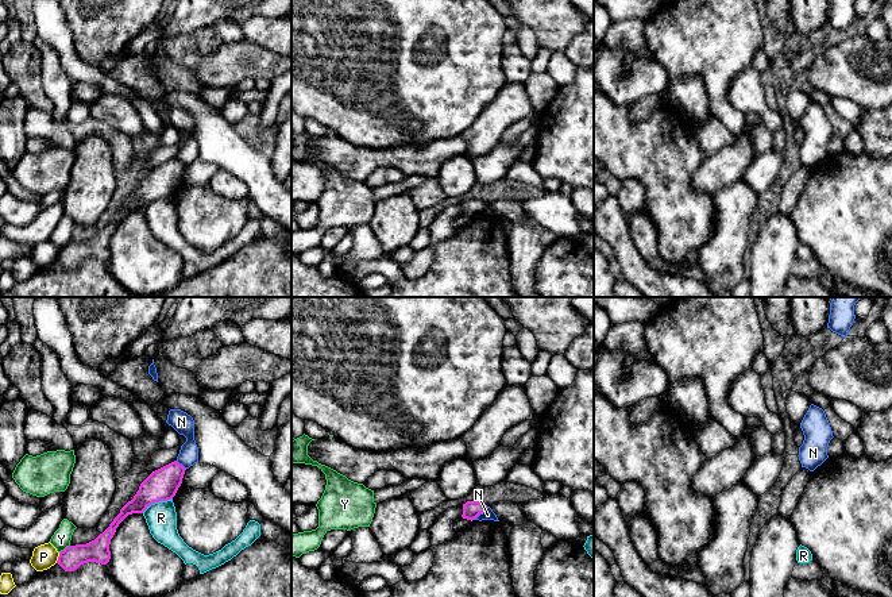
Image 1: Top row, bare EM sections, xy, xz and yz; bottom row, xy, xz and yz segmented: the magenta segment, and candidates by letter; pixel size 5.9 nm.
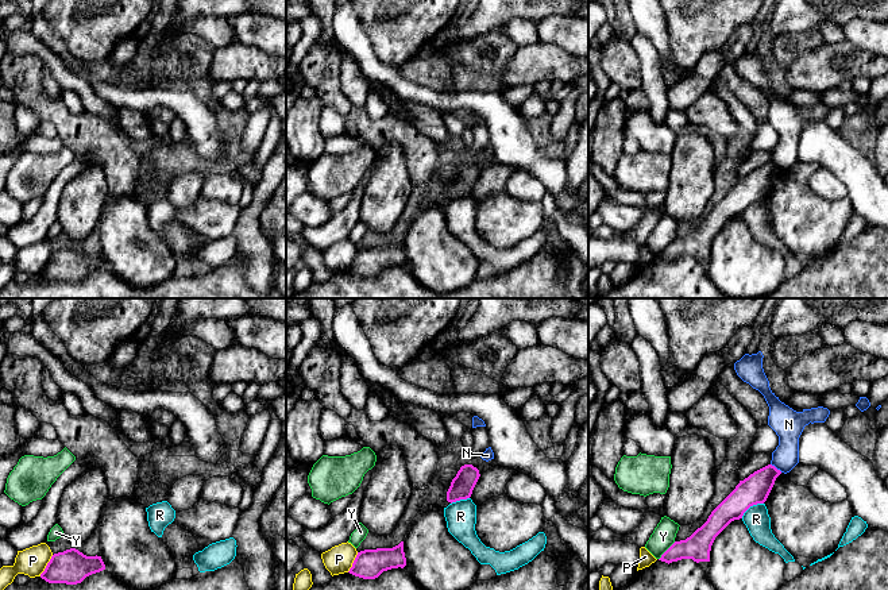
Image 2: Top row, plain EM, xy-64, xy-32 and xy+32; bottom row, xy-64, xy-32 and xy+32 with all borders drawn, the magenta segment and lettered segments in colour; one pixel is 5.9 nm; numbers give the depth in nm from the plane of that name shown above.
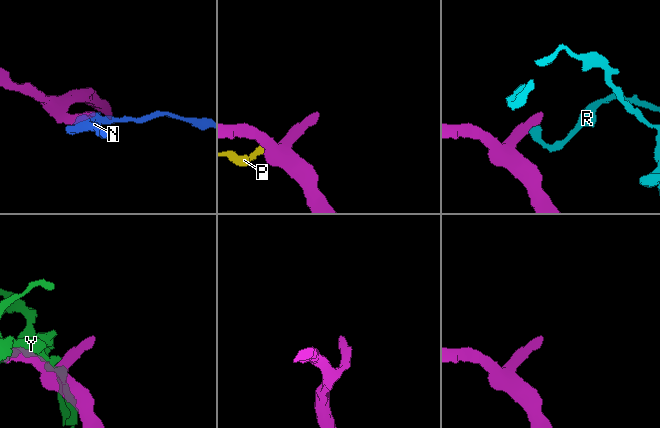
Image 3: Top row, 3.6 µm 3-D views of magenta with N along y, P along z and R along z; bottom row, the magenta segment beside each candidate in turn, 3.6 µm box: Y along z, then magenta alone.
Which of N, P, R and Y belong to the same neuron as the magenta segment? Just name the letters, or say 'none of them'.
none of them

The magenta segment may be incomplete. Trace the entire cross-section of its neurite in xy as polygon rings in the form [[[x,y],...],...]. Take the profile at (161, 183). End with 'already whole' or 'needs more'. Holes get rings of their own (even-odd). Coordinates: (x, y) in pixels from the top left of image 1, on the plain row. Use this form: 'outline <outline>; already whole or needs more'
outline [[[177,158],[152,169],[139,184],[109,224],[86,242],[69,243],[59,250],[57,261],[65,269],[74,269],[81,262],[96,259],[107,262],[111,257],[109,242],[119,222],[132,211],[143,211],[151,201],[171,197],[182,181],[185,165]]]; already whole

